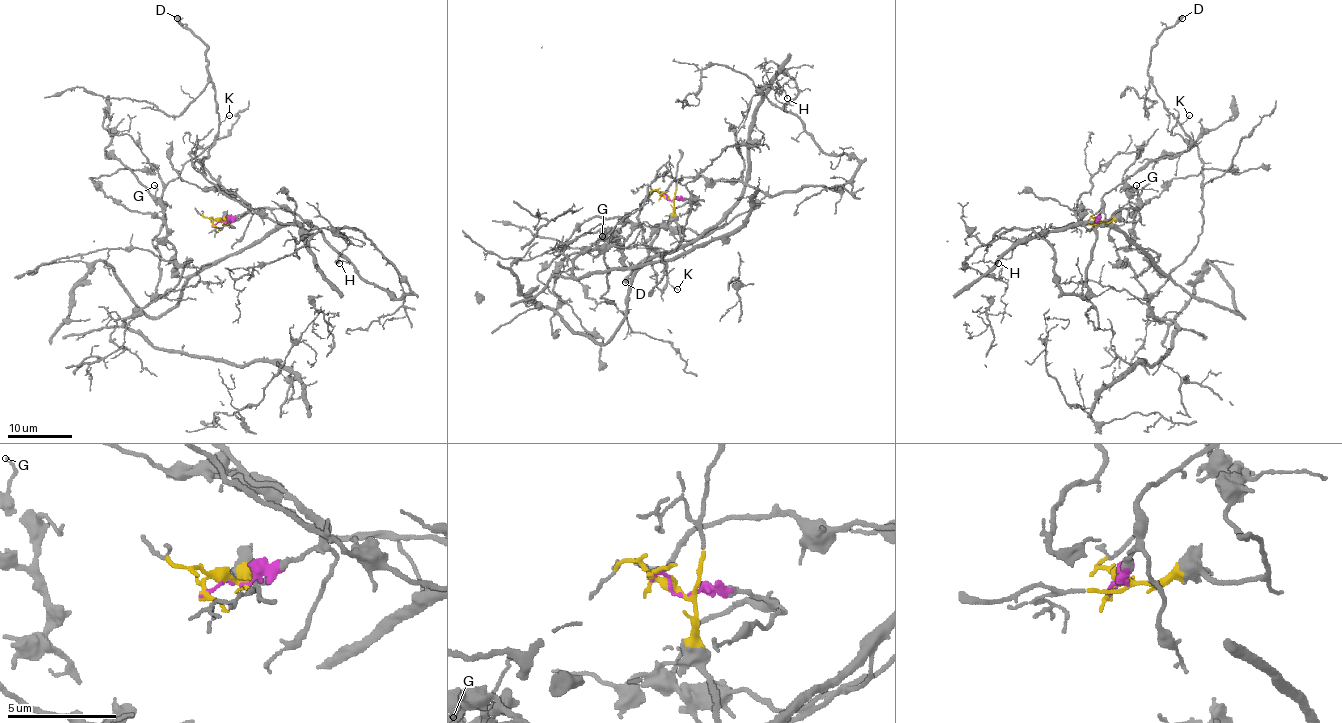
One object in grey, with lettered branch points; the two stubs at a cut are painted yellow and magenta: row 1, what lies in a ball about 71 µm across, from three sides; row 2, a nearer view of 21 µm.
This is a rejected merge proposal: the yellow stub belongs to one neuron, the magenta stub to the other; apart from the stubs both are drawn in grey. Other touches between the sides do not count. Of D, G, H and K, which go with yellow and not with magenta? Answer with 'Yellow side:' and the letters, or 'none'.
Yellow side: G, H

